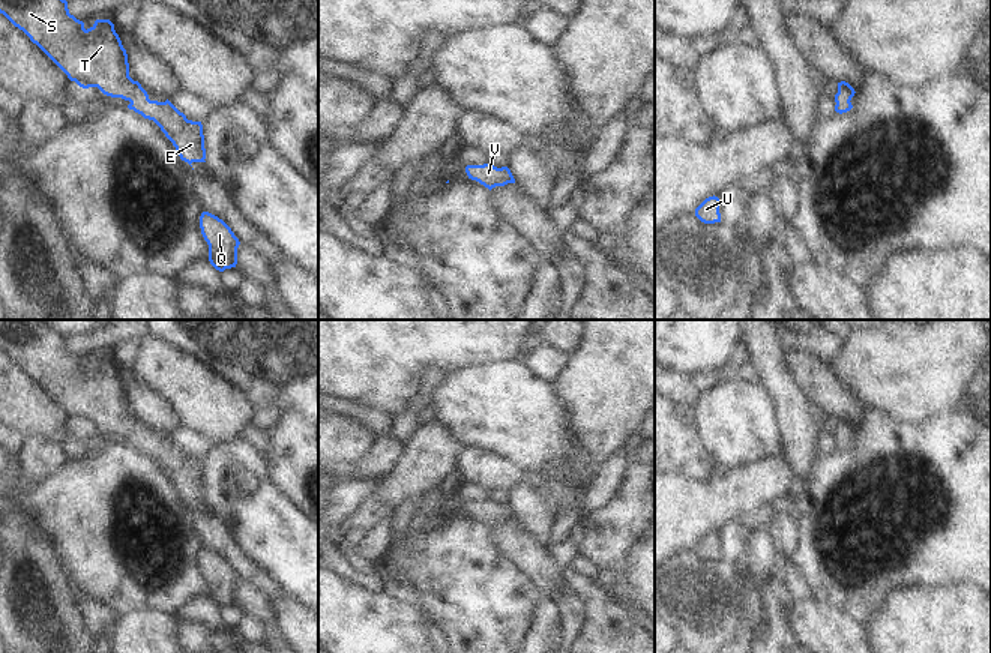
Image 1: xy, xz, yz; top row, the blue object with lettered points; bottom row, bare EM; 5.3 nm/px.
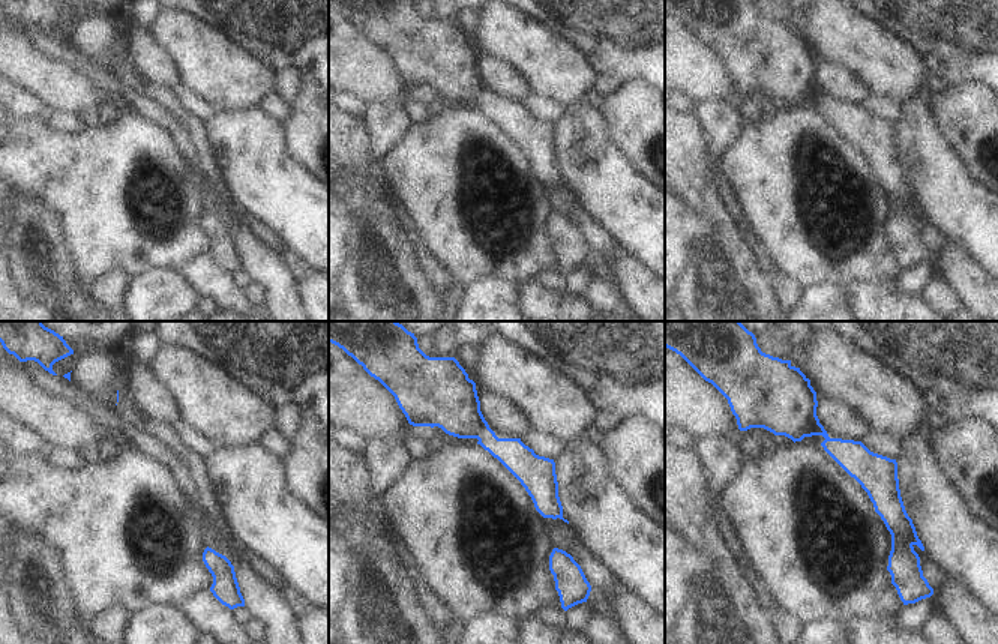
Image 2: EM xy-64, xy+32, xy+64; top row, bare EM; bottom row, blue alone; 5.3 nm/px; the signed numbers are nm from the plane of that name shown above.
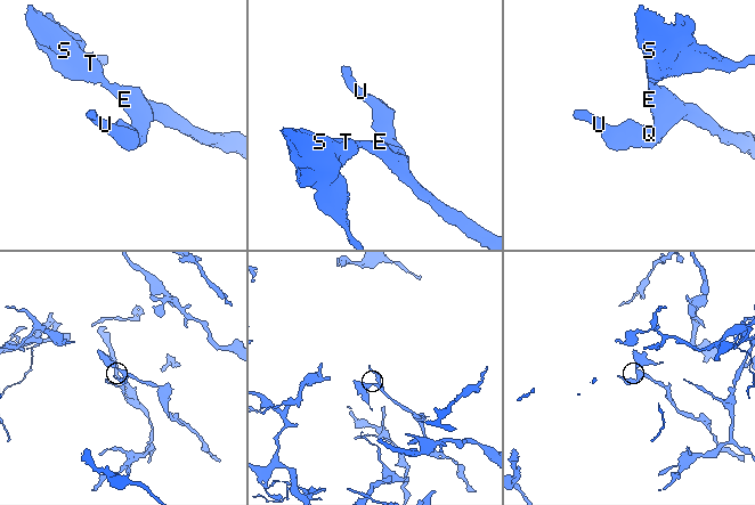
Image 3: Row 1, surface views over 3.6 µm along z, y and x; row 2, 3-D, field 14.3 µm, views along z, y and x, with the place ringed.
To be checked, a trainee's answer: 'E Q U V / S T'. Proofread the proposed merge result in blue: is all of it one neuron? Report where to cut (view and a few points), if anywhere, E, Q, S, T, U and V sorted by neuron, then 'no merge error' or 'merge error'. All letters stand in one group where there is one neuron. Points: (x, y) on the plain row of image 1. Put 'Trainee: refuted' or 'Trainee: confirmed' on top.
Trainee: refuted
no cut; E Q S T U V; no merge error

